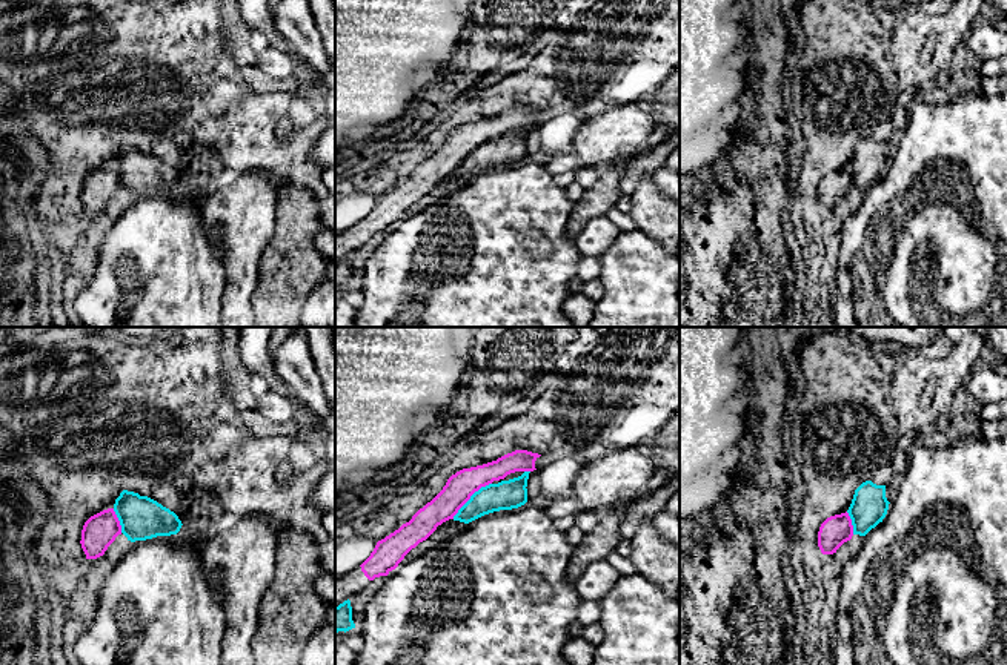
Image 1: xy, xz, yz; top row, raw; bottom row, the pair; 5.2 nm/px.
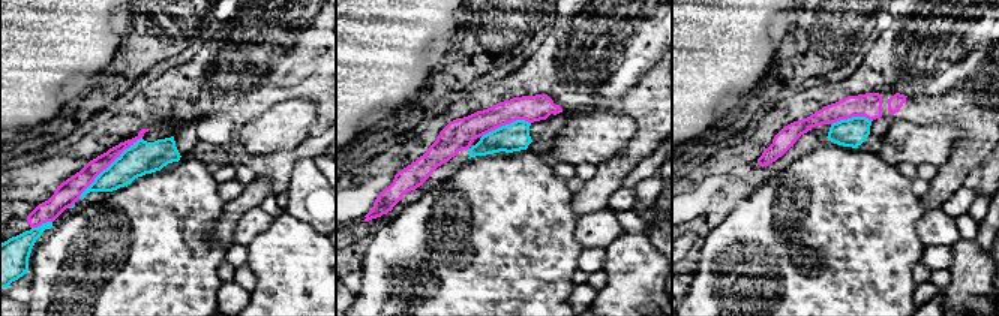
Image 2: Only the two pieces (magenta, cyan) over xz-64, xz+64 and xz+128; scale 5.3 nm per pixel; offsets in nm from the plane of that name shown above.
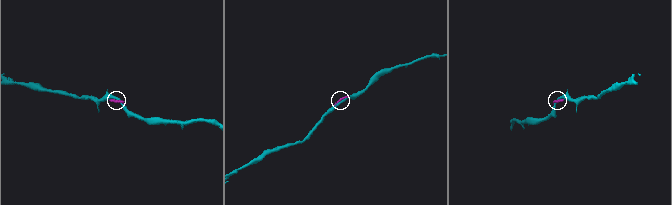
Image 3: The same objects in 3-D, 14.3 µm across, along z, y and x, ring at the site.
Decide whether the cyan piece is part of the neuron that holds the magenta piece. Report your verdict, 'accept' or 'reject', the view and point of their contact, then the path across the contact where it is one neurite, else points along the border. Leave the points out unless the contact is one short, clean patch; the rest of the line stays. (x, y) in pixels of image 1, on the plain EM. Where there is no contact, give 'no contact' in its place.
reject; meets magenta in xz at (469, 154)

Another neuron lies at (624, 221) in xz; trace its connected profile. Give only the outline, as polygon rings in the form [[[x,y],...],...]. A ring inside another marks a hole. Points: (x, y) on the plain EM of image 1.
[[[613,207],[606,217],[613,221],[621,230],[638,230],[633,218],[616,207]]]

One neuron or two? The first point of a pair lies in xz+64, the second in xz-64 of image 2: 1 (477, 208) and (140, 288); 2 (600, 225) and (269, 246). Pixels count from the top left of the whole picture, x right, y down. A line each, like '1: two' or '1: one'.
1: one
2: two

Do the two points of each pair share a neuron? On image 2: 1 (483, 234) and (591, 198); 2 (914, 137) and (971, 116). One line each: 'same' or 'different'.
1: different
2: different

